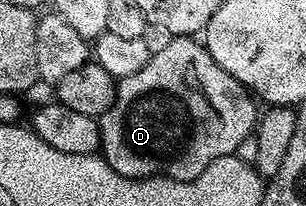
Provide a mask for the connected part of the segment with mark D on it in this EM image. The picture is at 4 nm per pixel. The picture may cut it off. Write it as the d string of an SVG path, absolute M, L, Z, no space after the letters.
M176 35L149 56L142 71L119 78L114 103L98 119L100 148L106 163L118 175L141 177L172 177L176 181L193 181L214 163L214 159L231 157L242 139L253 136L258 120L257 102L234 75L222 71L199 40Z

